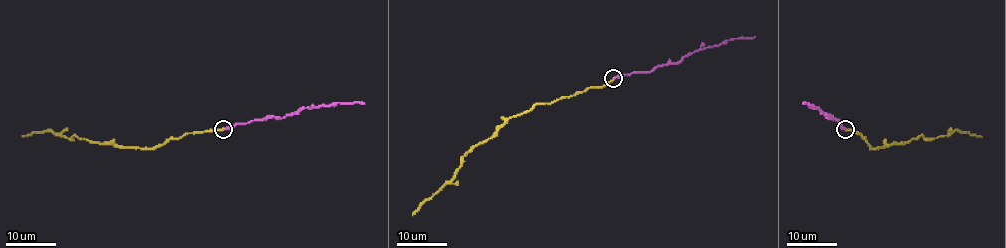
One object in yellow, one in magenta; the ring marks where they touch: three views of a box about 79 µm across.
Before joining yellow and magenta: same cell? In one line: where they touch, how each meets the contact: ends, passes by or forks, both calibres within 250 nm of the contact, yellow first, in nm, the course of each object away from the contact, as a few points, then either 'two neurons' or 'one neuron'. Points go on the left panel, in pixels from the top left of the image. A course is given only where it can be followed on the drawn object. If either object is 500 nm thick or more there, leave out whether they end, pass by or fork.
(223, 129) | yellow ends | magenta ends | 260/360 nm | yellow via (223, 129), (186, 133), (152, 148), (120, 148), (75, 135), (56, 135), (50, 130), (22, 137) | magenta via (224, 129), (267, 118), (285, 118), (305, 108), (338, 102), (364, 104) | two neurons

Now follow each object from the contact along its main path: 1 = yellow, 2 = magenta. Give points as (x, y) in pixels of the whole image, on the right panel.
1: (845, 129), (858, 133), (871, 148), (903, 144), (921, 135), (937, 138), (955, 130), (982, 137)
2: (845, 129), (818, 108), (802, 104)

